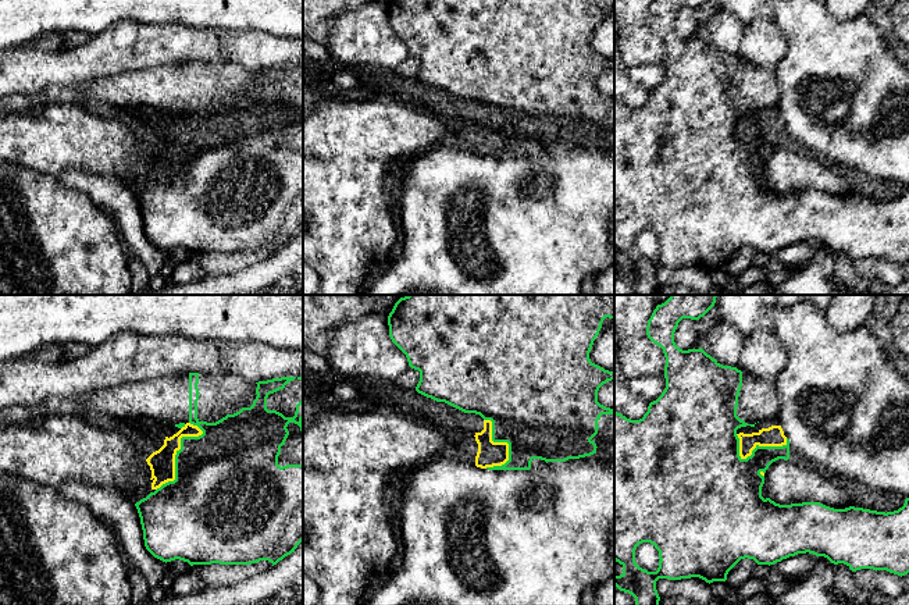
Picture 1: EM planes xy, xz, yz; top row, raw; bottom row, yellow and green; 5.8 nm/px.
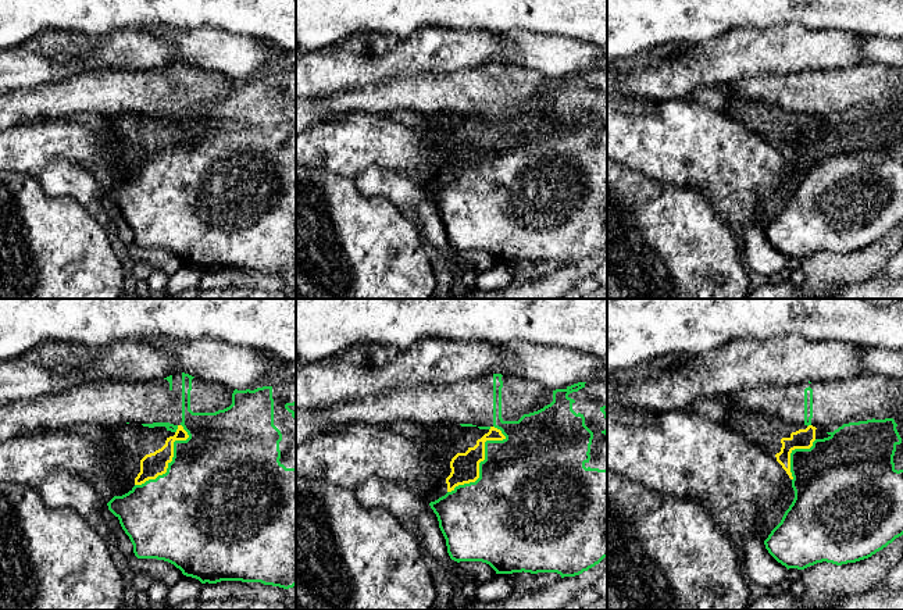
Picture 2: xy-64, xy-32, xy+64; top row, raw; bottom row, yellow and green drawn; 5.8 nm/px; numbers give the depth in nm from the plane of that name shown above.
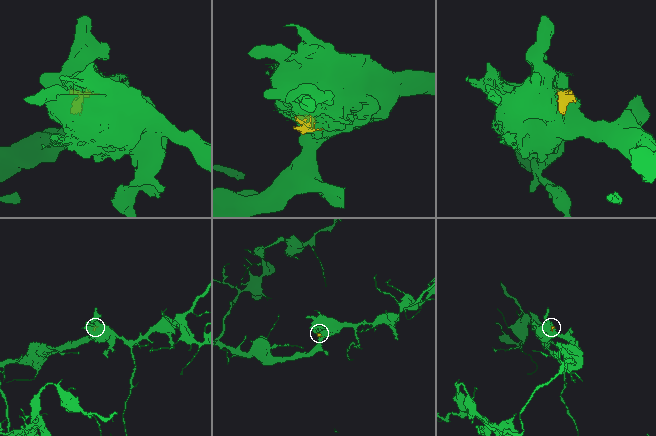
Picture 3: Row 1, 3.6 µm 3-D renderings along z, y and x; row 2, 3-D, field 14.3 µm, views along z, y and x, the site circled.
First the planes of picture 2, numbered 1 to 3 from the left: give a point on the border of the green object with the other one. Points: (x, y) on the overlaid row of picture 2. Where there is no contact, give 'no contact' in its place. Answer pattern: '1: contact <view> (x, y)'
1: contact xy-64 (171, 459)
2: contact xy-32 (481, 460)
3: contact xy+64 (791, 452)

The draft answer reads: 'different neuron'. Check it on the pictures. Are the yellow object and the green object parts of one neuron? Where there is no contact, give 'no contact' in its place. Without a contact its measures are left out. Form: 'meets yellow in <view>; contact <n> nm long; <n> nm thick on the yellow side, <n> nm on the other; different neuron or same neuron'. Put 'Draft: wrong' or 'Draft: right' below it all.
meets yellow in xy; contact 440 nm long; 150 nm thick on the yellow side, 460 nm on the other; different neuron
Draft: right

